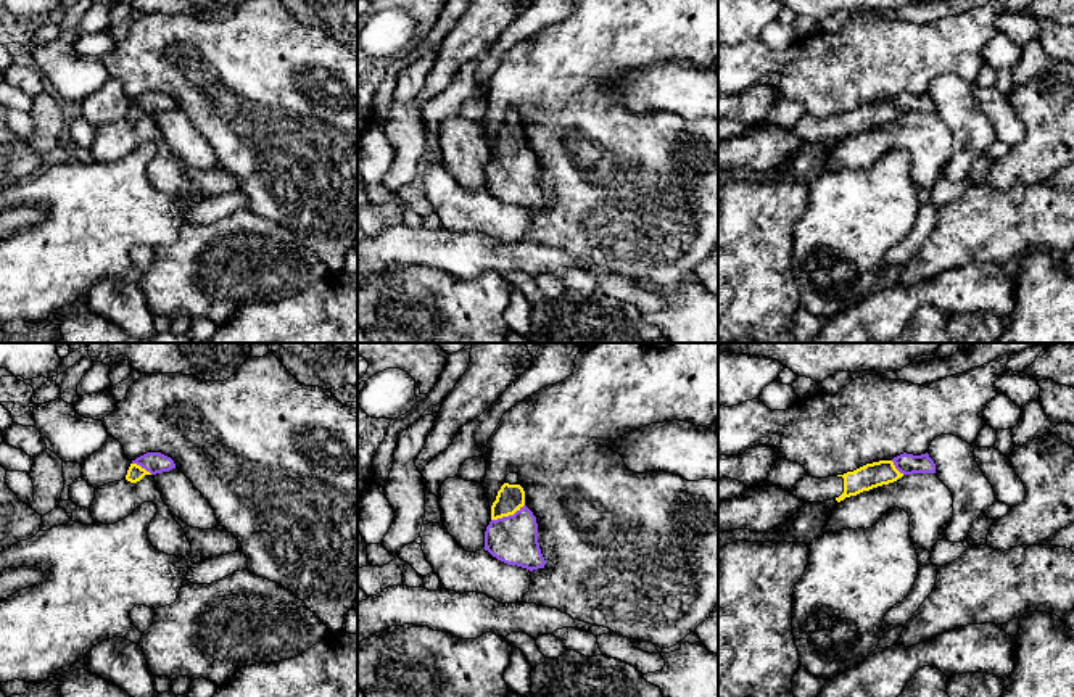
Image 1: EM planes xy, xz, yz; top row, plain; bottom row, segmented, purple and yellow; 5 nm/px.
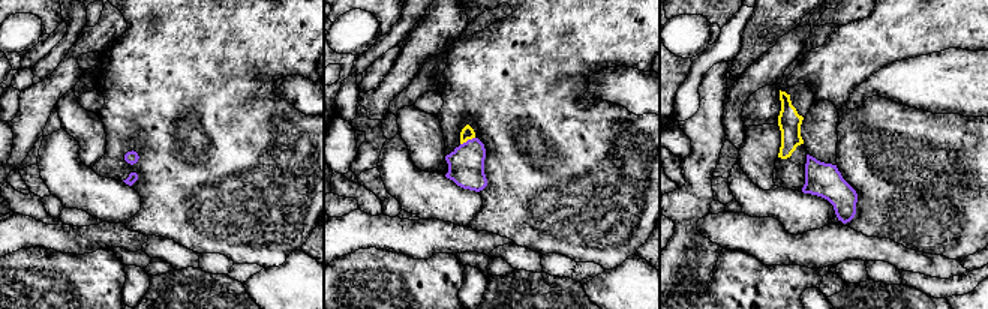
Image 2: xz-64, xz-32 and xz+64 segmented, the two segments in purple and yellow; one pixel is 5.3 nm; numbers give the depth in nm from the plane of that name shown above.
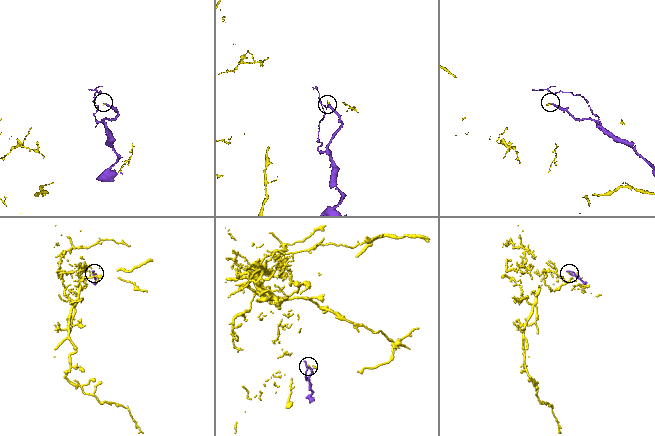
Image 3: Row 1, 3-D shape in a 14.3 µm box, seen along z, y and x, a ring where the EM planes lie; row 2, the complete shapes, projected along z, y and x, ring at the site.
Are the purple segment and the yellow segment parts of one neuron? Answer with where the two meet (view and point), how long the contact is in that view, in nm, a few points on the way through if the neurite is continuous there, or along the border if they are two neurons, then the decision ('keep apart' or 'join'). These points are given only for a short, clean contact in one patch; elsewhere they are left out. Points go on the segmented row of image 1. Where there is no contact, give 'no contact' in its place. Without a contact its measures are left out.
xz (509, 515) | 190 nm | across xz (512, 540), (509, 515), (509, 499) | join

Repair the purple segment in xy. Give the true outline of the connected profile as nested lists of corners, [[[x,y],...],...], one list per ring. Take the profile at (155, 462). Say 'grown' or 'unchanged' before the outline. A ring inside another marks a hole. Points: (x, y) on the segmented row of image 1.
grown | [[[147,452],[132,460],[126,480],[130,483],[140,481],[145,475],[156,475],[176,468],[171,457],[161,452]]]

